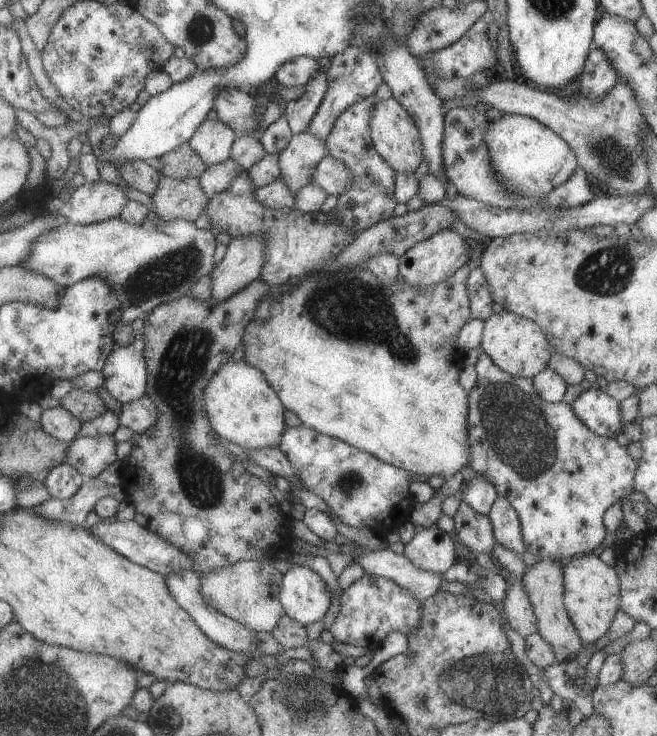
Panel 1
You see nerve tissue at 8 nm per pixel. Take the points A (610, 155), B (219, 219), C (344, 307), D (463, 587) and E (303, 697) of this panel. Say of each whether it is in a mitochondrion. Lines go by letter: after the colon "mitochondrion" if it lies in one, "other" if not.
A: mitochondrion
B: other
C: mitochondrion
D: other
E: mitochondrion

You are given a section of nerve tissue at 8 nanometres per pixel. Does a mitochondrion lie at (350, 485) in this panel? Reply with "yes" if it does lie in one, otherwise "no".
yes

